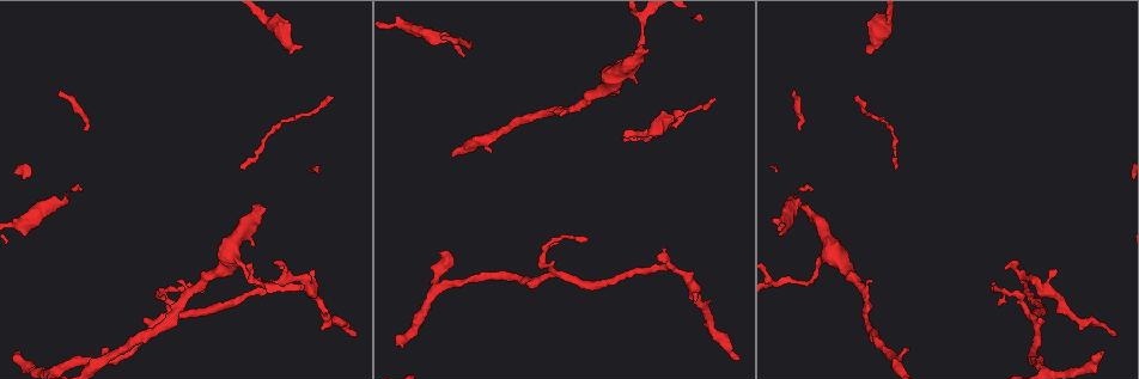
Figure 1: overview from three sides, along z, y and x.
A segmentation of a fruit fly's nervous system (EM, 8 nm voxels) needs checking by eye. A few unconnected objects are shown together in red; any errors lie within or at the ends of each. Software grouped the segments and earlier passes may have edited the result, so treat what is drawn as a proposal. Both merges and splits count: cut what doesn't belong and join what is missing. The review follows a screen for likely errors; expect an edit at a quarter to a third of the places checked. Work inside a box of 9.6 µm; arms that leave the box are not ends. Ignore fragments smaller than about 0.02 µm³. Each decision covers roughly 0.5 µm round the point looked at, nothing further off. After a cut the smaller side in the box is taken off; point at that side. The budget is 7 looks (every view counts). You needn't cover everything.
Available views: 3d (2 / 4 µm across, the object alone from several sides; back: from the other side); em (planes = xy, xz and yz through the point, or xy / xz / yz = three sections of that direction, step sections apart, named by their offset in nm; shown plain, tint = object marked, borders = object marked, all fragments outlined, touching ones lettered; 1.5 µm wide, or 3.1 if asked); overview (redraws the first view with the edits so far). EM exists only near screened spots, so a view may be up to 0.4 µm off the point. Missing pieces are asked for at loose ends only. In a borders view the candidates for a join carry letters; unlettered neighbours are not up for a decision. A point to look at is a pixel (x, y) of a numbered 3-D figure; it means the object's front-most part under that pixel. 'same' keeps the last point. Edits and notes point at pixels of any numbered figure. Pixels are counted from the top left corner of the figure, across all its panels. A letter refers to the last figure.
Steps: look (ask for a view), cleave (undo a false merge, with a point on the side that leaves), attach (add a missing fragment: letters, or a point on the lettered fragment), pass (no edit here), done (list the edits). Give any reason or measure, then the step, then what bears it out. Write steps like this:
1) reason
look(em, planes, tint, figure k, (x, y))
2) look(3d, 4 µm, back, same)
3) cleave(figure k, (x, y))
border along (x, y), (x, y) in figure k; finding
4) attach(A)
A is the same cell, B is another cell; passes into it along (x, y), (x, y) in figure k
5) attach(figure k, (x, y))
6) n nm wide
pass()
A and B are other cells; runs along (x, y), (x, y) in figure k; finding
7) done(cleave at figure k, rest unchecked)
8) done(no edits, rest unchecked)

free end
look(3d, 2 µm, figure 1, (695, 301))

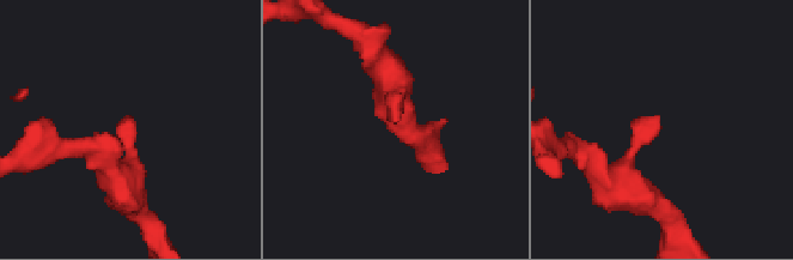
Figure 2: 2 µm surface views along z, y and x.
look(em, xy, step 8, borders, figure 2, (659, 116))

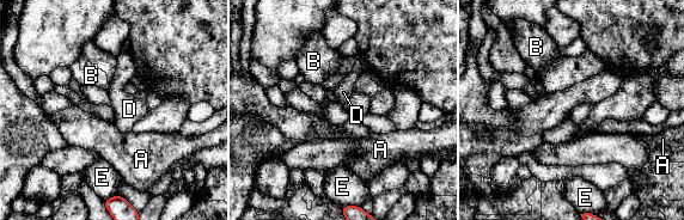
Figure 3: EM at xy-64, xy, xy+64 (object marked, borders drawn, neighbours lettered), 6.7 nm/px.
another direction
look(em, planes, borders, same)

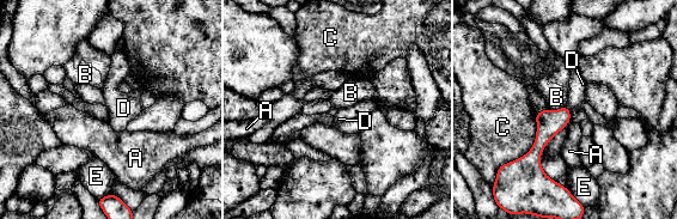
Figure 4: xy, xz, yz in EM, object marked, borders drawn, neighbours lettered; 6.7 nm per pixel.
pass()
A, B, C, D and E are other cells; border along (567, 105), (569, 121), (543, 148) in figure 4; none of them fits

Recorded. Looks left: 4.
branch stops here
look(3d, 2 µm, figure 1, (1116, 335))

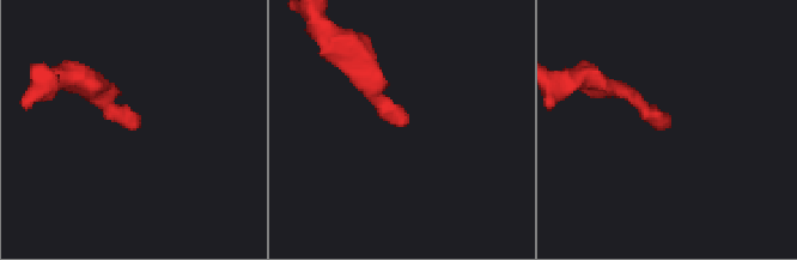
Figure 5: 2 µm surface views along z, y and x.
now the EM
look(em, xz, step 4, borders, figure 5, (402, 126))

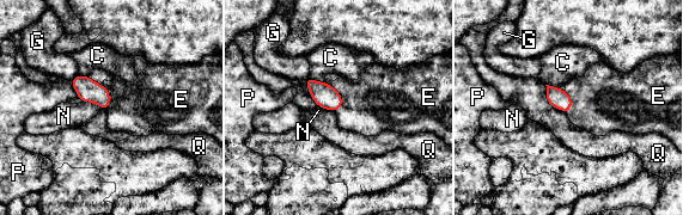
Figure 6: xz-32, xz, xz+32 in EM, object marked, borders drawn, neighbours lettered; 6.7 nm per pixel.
attach(E)
E is the same cell, C, G, N, P and Q are other cells; passes into it along (323, 94), (341, 100), (378, 100) in figure 6; it goes on there

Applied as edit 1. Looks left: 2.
arms part here
look(em, planes, tint, figure 1, (236, 261))

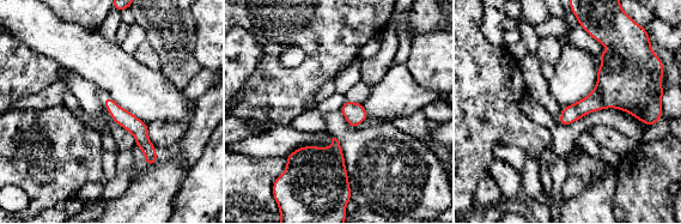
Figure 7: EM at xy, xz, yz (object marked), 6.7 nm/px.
see the neighbours
look(em, planes, borders, same)

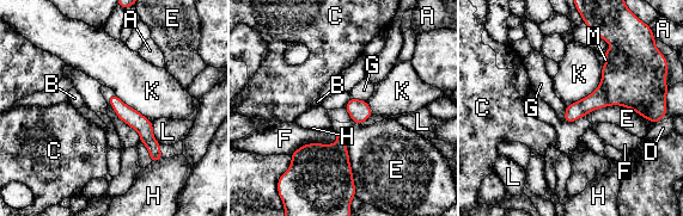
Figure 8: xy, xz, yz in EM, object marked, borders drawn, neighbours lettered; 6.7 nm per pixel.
pass()
A, B, C, D, E, F, G, H, K, L and M are other cells; border along (593, 110), (622, 105), (652, 123) in figure 8; one neuron here

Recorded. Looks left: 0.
done(attach at figure 6, rest unchecked)

